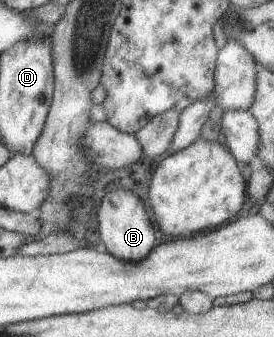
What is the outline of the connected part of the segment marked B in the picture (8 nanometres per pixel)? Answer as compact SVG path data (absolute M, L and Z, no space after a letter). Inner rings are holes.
M131 189L108 191L98 211L103 247L127 262L142 262L150 257L159 245L159 237L152 225L145 201Z

